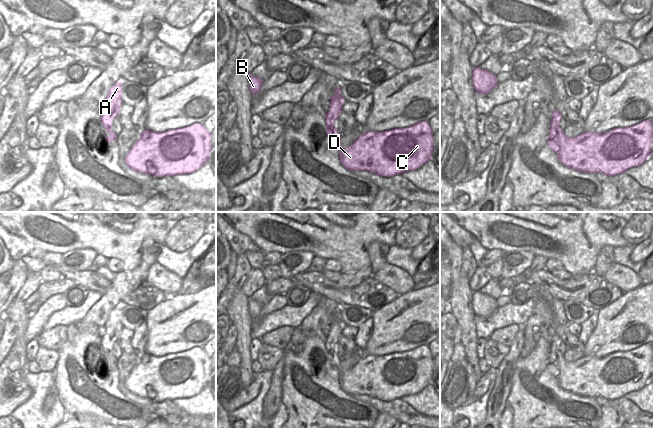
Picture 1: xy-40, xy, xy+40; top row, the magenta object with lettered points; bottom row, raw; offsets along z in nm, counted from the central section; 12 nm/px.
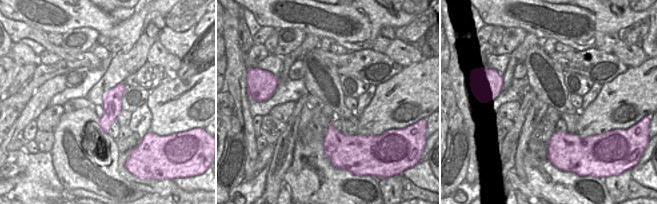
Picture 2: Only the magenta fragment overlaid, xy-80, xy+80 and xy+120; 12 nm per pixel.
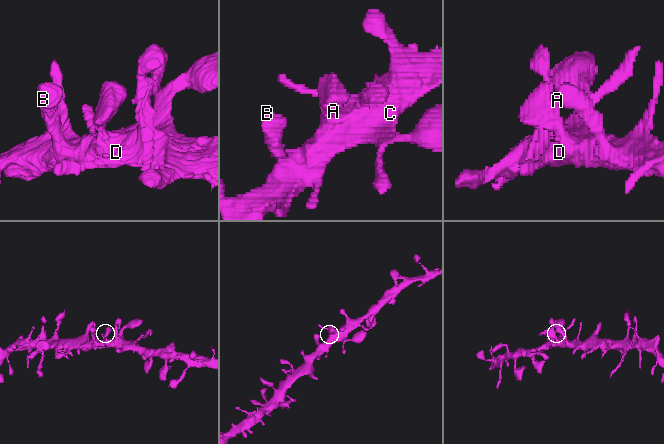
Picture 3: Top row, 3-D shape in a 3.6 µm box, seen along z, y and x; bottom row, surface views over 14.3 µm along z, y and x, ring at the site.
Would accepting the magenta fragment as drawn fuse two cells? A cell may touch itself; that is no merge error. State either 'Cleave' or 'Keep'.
Keep

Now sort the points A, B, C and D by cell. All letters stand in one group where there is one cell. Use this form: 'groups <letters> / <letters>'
groups A B C D

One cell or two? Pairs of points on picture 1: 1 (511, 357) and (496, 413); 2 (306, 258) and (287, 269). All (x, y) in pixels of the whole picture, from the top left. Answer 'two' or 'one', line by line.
1: one
2: one

